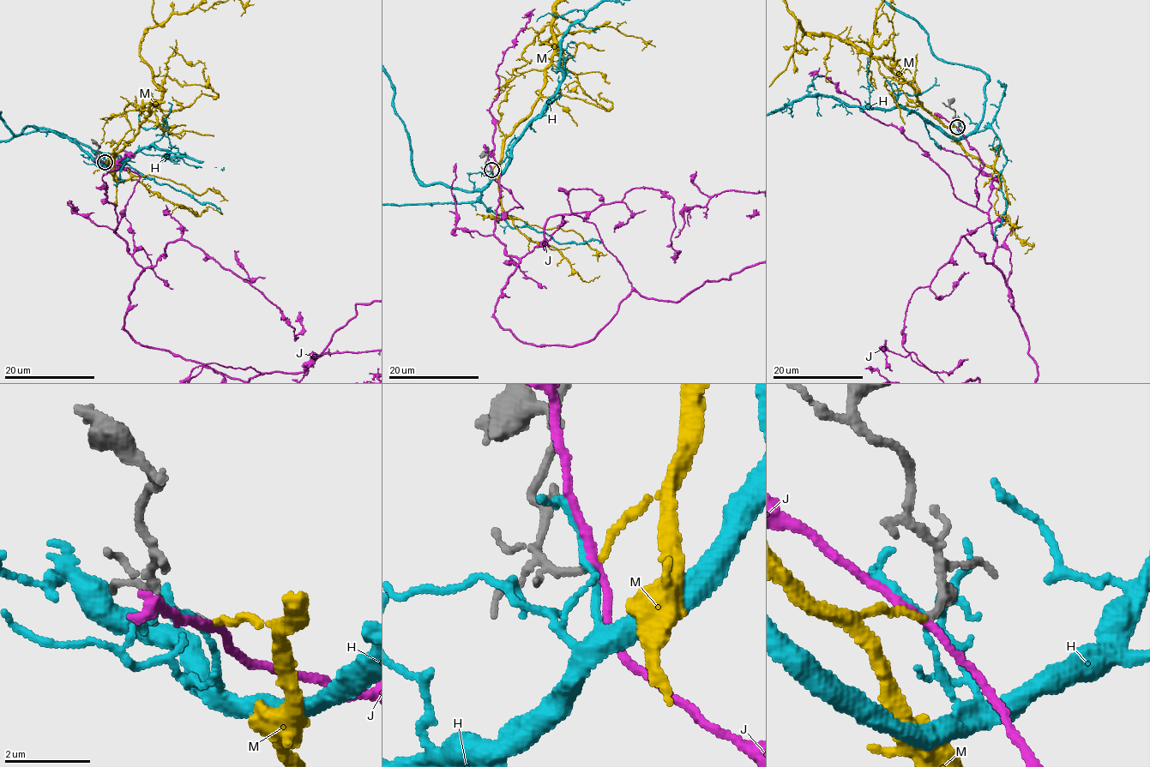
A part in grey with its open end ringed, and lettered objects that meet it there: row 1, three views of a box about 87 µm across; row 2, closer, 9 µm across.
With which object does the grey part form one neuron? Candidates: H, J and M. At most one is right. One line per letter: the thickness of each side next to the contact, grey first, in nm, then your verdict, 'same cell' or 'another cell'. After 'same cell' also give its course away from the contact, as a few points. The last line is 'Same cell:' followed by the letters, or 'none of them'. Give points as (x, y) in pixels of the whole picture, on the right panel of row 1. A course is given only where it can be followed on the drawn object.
H: 160 nm thick on the grey side, 130 nm on the other; another cell
J: 160 nm thick on the grey side, 180 nm on the other; another cell
M: 160 nm thick on the grey side, 130 nm on the other; same cell
Same cell: M

